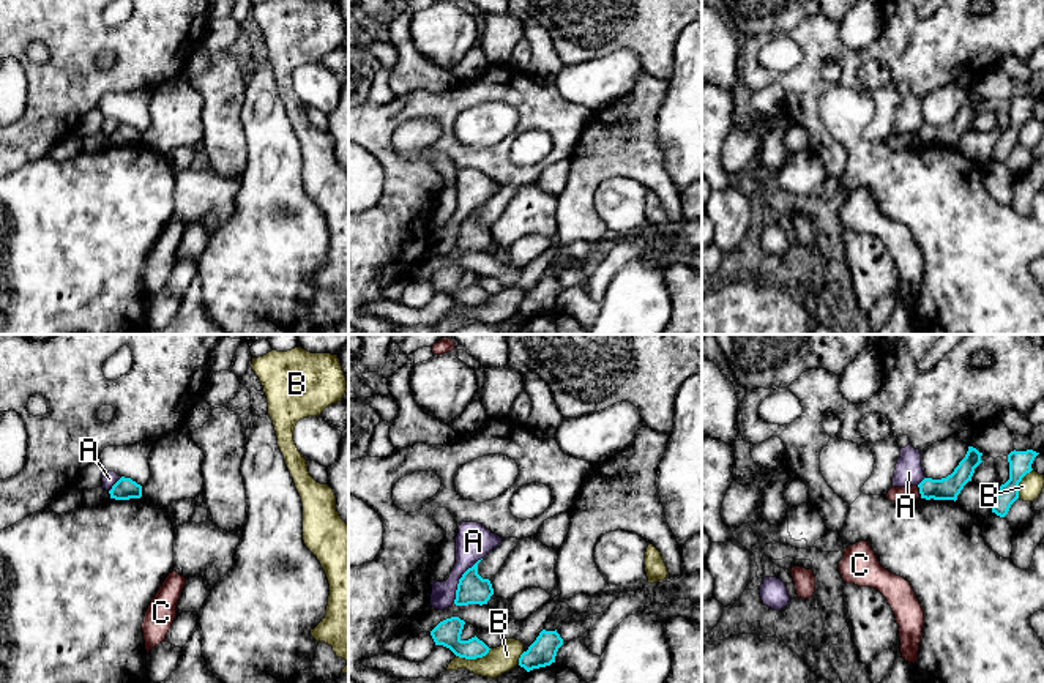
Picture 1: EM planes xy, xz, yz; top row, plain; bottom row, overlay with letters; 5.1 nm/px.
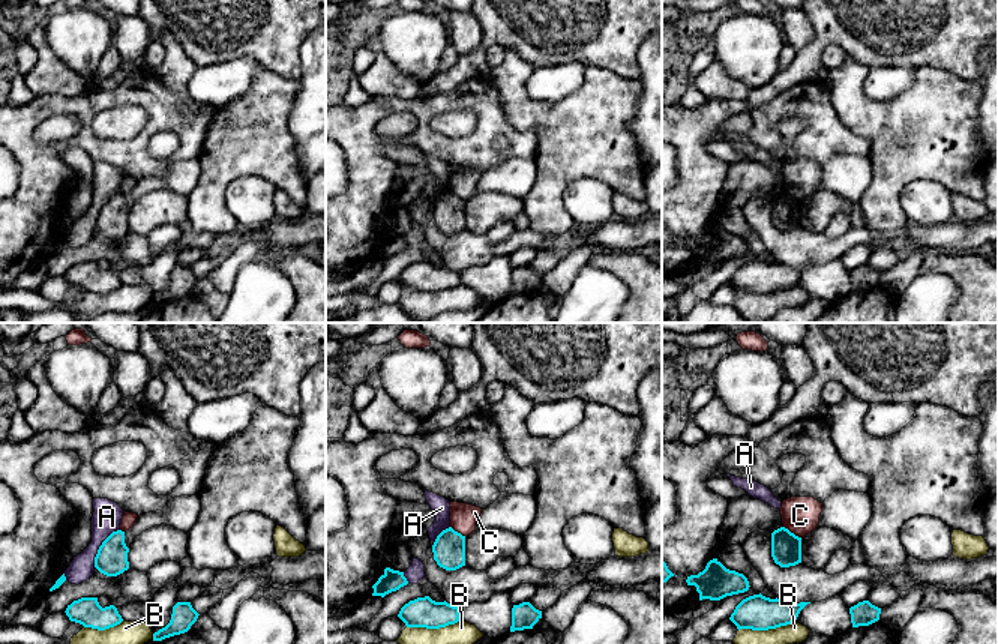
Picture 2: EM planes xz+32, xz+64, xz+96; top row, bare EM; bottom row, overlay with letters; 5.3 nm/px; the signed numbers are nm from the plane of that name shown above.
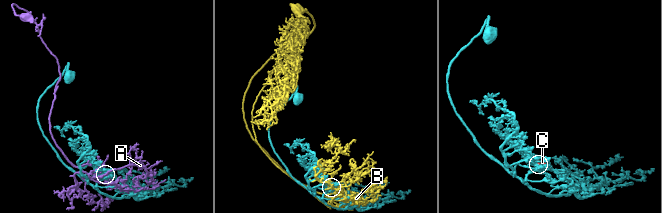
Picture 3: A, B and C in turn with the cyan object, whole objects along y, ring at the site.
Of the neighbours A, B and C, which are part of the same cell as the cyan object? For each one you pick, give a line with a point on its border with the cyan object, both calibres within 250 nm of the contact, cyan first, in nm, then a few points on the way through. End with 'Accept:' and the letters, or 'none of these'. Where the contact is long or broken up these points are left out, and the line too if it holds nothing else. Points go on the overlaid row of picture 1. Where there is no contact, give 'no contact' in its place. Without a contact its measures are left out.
Accept: none of these

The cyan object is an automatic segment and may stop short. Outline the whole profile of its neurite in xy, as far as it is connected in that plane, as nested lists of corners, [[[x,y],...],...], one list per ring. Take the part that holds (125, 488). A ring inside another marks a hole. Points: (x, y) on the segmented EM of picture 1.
[[[121,476],[109,491],[110,498],[115,500],[129,500],[142,497],[142,486],[132,481],[131,478]]]

